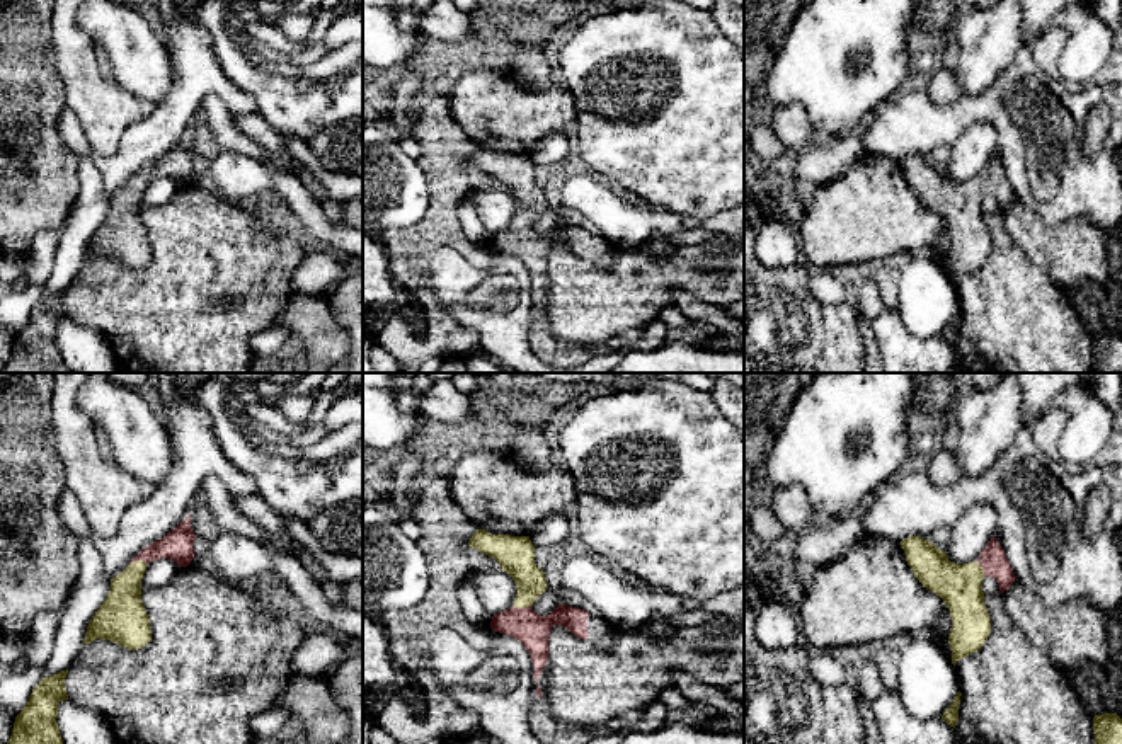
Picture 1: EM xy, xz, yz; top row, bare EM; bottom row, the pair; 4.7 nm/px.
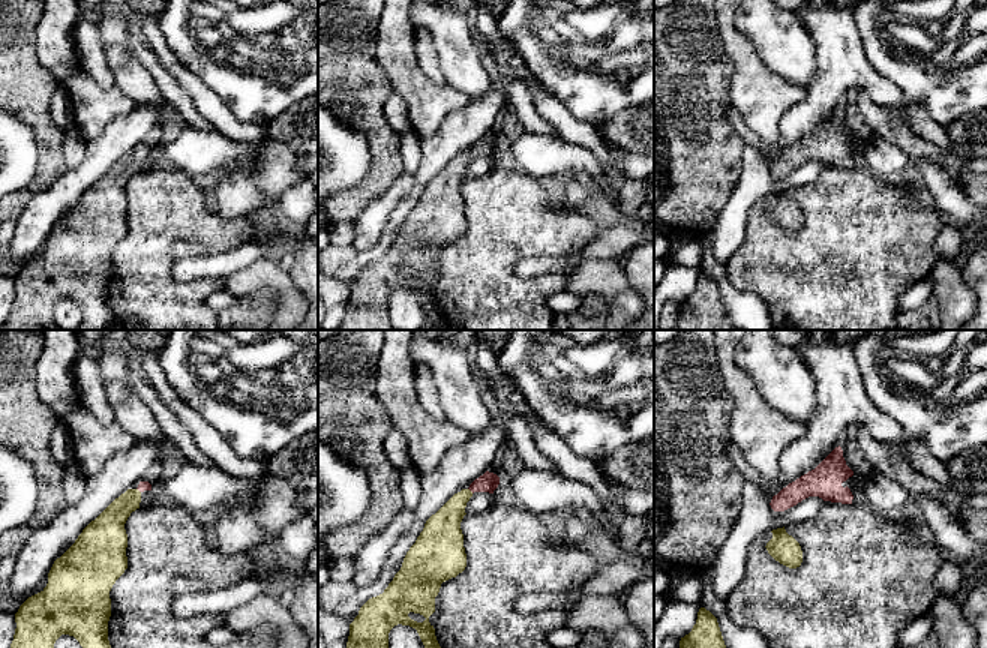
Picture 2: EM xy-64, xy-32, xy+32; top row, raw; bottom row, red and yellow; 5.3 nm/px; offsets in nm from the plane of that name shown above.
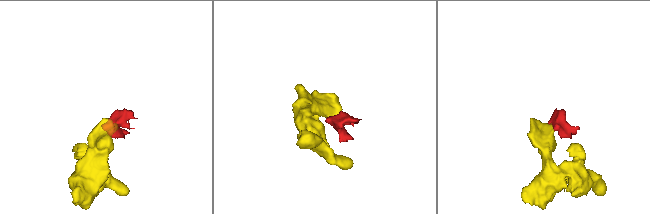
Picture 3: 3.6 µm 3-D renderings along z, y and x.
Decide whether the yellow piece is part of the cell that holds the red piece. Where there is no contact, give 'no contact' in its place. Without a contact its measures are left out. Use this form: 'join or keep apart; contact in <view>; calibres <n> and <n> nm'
join; contact in xy; calibres 140 and 190 nm

